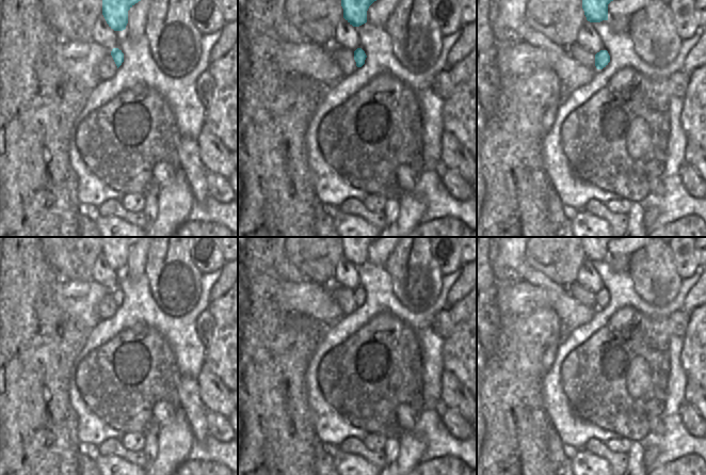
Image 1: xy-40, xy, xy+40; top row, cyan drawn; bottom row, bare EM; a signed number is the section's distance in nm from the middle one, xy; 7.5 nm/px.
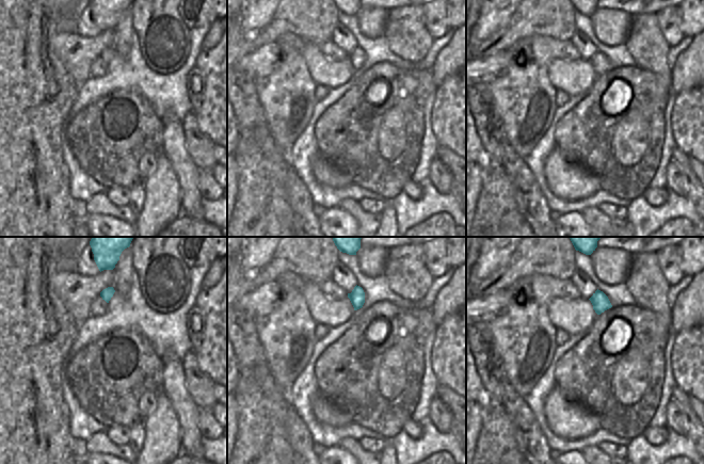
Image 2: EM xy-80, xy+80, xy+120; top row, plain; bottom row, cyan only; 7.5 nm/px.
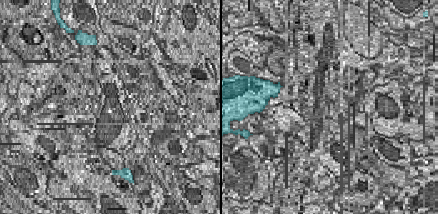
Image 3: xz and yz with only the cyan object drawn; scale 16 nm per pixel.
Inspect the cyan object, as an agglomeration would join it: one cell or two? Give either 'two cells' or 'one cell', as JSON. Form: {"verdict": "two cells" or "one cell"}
{"verdict": "one cell"}

